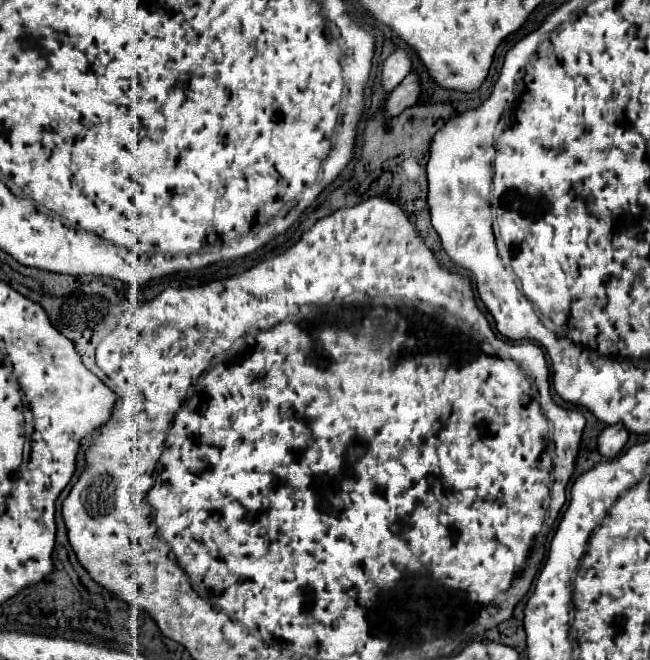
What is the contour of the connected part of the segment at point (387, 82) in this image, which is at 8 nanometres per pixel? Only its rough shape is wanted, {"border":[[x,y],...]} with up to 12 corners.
{"border":[[404,50],[392,52],[382,66],[382,86],[392,92],[410,72]]}

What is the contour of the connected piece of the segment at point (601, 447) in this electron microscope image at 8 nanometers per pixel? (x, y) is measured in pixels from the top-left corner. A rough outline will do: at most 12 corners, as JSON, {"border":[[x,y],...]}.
{"border":[[622,424],[606,426],[598,452],[616,458],[628,440]]}

